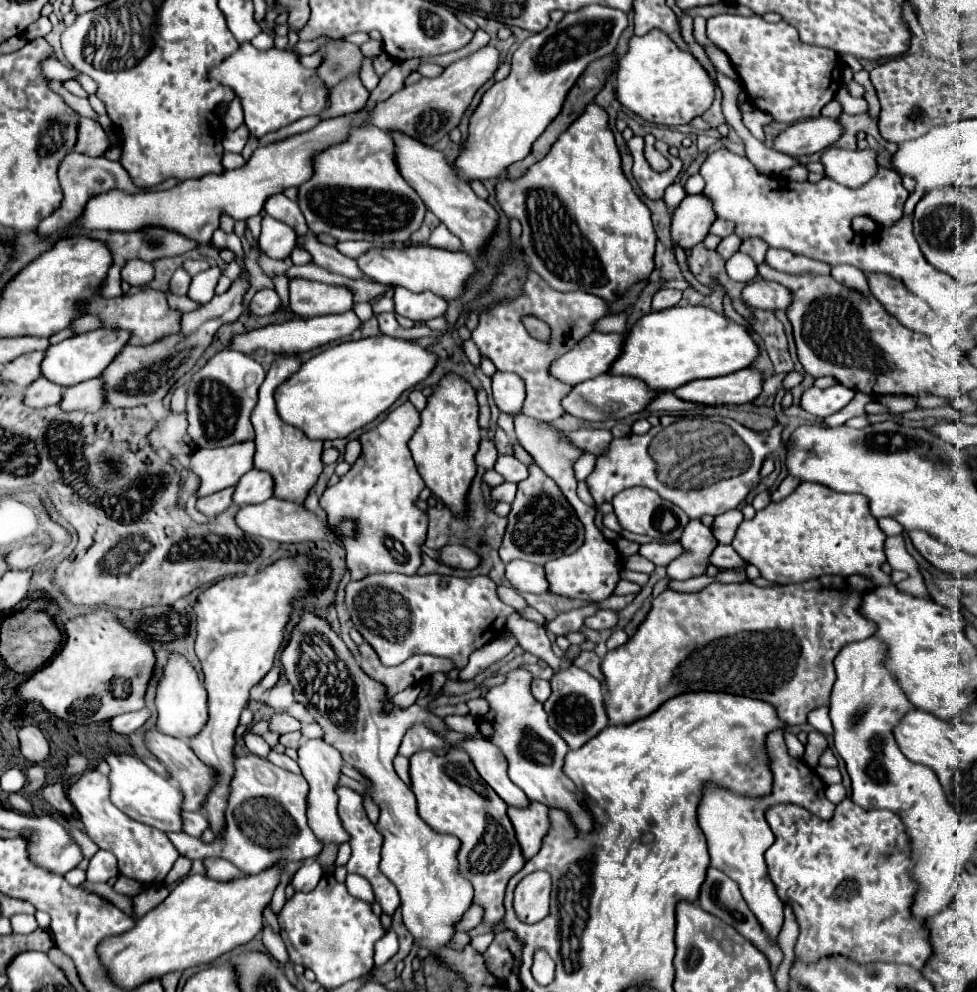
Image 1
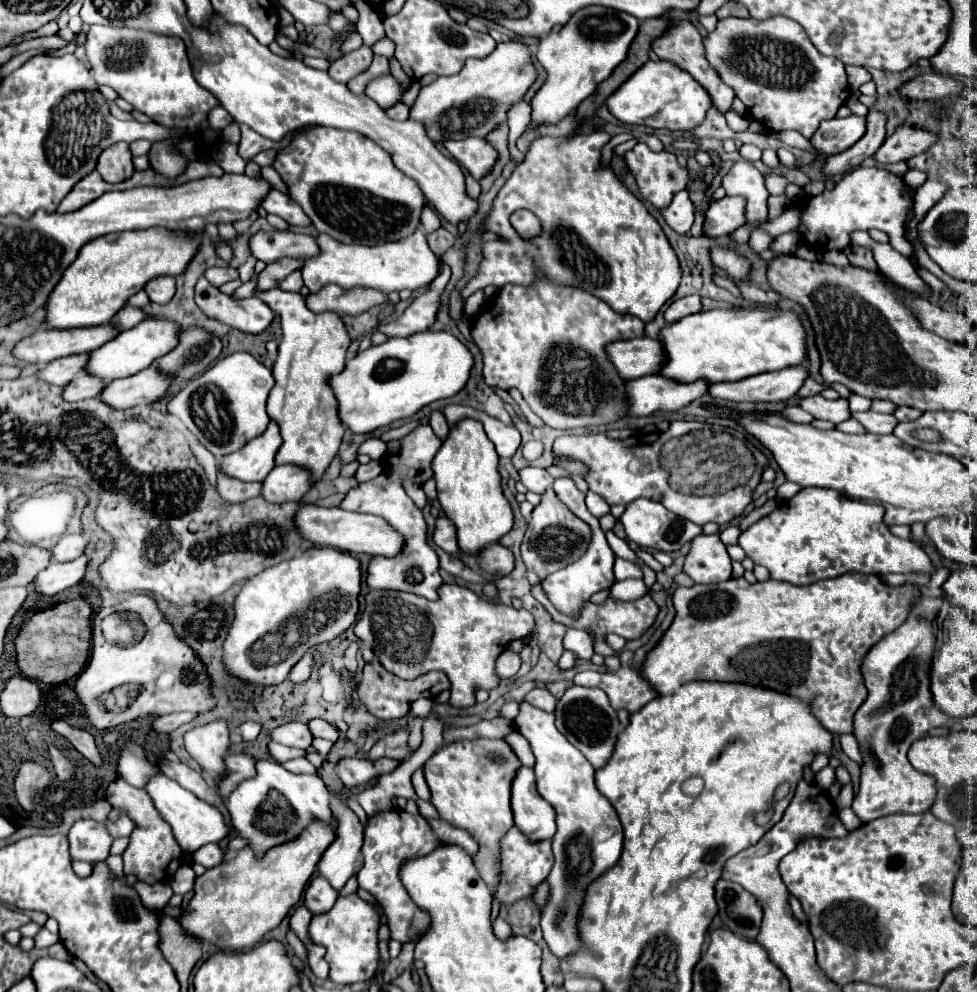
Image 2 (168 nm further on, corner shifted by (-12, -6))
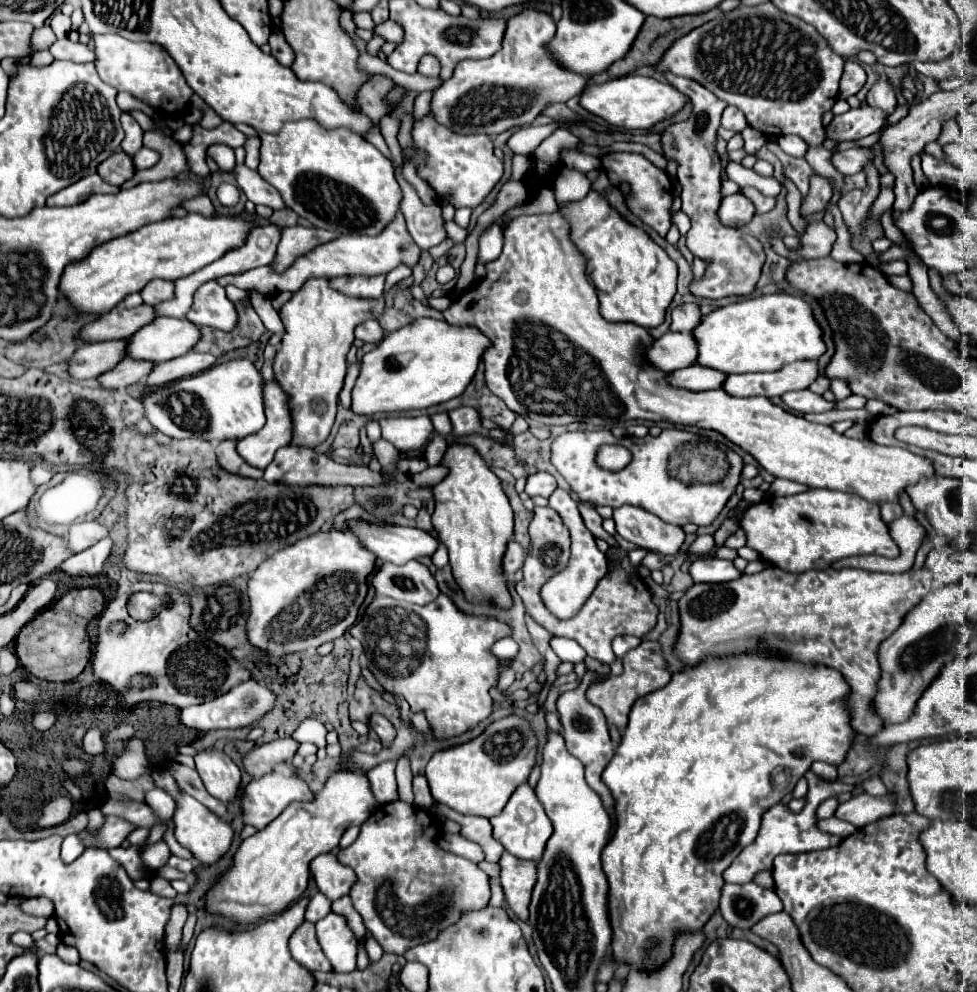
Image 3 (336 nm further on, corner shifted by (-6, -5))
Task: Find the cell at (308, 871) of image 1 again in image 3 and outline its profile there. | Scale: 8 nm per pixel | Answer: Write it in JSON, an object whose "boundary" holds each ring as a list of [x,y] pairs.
{"boundary":[[[318,891],[312,899],[310,899],[310,905],[306,909],[306,921],[320,921],[322,917],[326,917],[330,913],[330,901]]]}

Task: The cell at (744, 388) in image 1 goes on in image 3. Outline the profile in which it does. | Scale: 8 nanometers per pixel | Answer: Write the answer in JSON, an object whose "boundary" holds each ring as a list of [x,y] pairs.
{"boundary":[[[794,361],[784,365],[774,373],[744,373],[744,375],[730,375],[722,385],[726,393],[734,397],[776,397],[786,391],[800,391],[808,389],[818,377],[818,363],[816,361]]]}

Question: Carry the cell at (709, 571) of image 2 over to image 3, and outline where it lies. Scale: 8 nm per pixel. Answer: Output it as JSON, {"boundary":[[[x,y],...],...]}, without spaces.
{"boundary":[[[698,557],[690,565],[690,575],[694,583],[726,583],[738,579],[742,573],[732,561],[718,557]]]}

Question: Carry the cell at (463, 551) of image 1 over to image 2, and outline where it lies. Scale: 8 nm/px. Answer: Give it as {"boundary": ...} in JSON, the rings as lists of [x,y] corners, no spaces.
{"boundary":[[[490,544],[486,546],[480,554],[480,568],[492,576],[506,576],[512,572],[514,568],[514,556],[508,548],[500,546],[500,544]]]}

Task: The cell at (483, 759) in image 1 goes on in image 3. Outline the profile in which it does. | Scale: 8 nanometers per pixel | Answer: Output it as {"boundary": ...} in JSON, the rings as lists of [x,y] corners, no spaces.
{"boundary":[[[528,783],[518,787],[518,791],[514,791],[514,795],[510,797],[510,801],[502,809],[502,813],[498,817],[492,817],[490,823],[492,823],[492,837],[496,841],[500,841],[510,855],[514,855],[522,861],[534,861],[534,863],[538,863],[542,859],[546,841],[552,835],[552,823],[548,819],[548,815],[544,813],[544,807],[538,803],[534,789]]]}

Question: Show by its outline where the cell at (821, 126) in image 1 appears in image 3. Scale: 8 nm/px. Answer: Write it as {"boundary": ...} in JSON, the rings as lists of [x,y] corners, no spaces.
{"boundary":[[[862,105],[858,109],[850,109],[844,115],[836,115],[832,125],[826,129],[828,139],[834,141],[856,141],[862,137],[868,137],[876,131],[882,131],[888,123],[888,115],[870,105]]]}

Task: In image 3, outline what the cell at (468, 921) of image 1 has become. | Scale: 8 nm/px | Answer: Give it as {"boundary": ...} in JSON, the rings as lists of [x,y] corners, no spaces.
{"boundary":[[[504,853],[500,859],[500,867],[500,885],[504,889],[504,901],[508,909],[520,921],[528,921],[528,905],[538,879],[536,865],[526,863],[522,859],[514,859],[514,855]]]}

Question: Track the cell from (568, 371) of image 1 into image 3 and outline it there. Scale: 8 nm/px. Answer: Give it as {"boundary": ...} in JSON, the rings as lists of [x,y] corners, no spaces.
{"boundary":[[[666,333],[648,349],[648,361],[662,371],[678,371],[690,367],[698,359],[698,345],[690,333]]]}

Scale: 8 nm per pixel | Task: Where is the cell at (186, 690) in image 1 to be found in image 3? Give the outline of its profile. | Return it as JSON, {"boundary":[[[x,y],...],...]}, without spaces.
{"boundary":[[[206,749],[206,751],[210,753],[198,753],[194,757],[204,787],[210,795],[220,799],[222,803],[232,803],[238,795],[242,771],[228,755],[214,749]]]}

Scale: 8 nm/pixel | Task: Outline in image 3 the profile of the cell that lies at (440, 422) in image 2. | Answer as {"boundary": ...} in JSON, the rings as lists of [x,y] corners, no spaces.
{"boundary":[[[438,435],[438,437],[434,437],[432,441],[430,441],[430,445],[426,447],[426,451],[424,451],[424,461],[428,463],[428,465],[440,465],[440,461],[442,461],[442,457],[444,457],[444,453],[446,453],[446,441]]]}

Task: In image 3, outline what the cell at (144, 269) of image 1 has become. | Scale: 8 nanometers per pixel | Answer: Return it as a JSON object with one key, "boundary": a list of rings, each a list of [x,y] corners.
{"boundary":[[[154,279],[154,283],[148,283],[140,295],[146,305],[158,305],[162,301],[170,301],[174,299],[174,283]]]}

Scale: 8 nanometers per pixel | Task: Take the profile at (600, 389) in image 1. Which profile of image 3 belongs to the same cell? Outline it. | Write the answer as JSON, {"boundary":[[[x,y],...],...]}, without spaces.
{"boundary":[[[694,365],[682,371],[674,371],[670,375],[670,383],[676,383],[678,387],[686,387],[690,391],[708,391],[708,389],[720,389],[726,377],[728,375],[718,369]]]}

